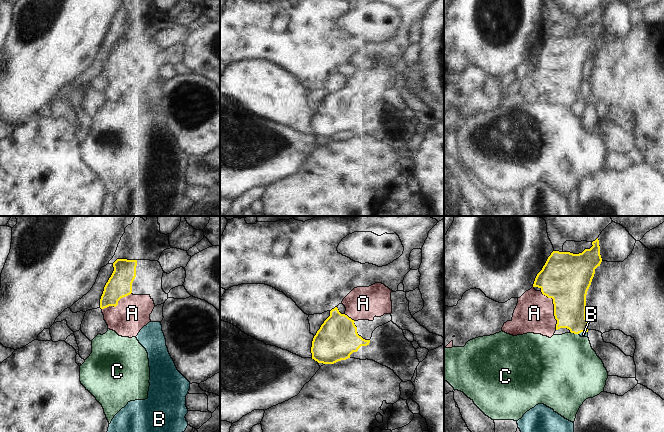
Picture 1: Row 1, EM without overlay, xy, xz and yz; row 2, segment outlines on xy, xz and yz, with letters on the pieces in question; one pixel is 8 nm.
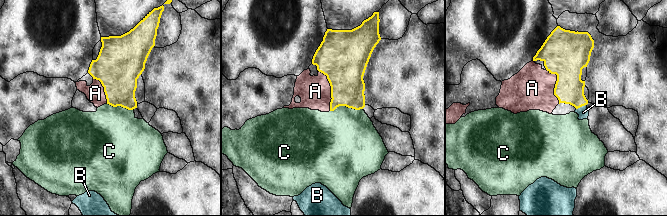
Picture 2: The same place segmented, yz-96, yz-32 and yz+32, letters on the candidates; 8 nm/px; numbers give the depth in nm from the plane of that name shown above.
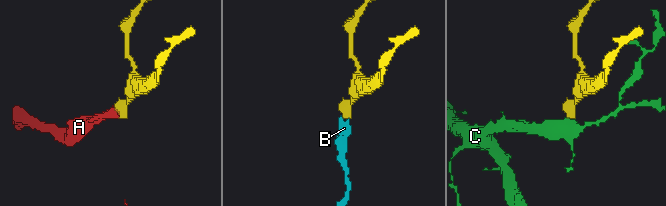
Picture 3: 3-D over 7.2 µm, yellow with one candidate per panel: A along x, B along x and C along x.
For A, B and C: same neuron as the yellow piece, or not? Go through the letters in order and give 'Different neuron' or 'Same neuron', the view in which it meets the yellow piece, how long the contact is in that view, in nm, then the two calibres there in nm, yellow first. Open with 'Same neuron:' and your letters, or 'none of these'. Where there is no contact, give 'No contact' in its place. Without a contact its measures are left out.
Same neuron: A
A: Same neuron. Touches yellow in yz. Shared border 340 nm. Thickness 380 nm (yellow) against 320 nm
B: Different neuron. Touches yellow in yz. Shared border 80 nm. Thickness 260 nm (yellow) against 50 nm
C: Different neuron. Touches yellow in yz. Shared border 70 nm. Thickness 260 nm (yellow) against 460 nm

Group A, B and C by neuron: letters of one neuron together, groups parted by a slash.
A / B / C

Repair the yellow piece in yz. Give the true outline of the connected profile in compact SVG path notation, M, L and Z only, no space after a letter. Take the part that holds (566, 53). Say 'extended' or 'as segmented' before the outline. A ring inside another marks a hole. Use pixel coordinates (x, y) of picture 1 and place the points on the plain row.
extended | M598 14L592 18L592 21L590 25L585 25L579 30L553 27L542 46L537 50L533 63L518 74L512 96L504 99L502 107L513 112L534 109L549 114L551 114L555 107L560 104L567 104L574 110L588 108L586 71L594 53L595 45L600 42L602 38Z

